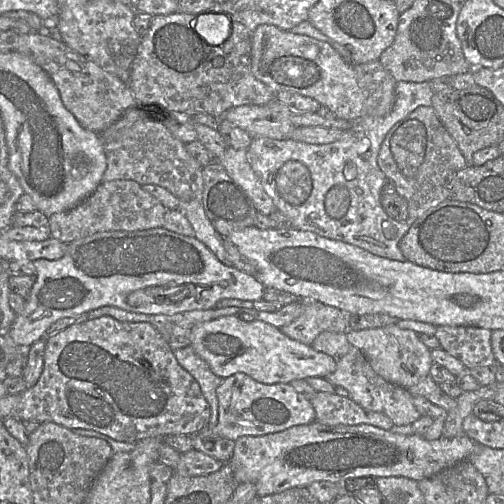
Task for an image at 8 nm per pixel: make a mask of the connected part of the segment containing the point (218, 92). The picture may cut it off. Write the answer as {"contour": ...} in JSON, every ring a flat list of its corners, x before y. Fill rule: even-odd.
{"contour":[[175,12,151,18,148,33,141,37,130,69,128,85,140,106,157,105,166,114,177,112,189,117,210,114,221,118,231,108,242,105,266,105,276,93,257,79,251,68,252,33,246,26,226,14]]}

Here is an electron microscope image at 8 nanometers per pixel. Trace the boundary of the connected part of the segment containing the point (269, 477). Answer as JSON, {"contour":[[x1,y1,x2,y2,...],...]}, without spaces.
{"contour":[[315,421,263,436,240,437,235,440,233,455,225,464,231,466,237,484,253,483,258,497,277,494,294,487,307,487,315,481,337,483,344,493,344,482,350,478,402,476,415,481,429,478,467,460,474,446,475,442,466,434,454,438,426,440,417,434,403,435,370,424,328,426]]}

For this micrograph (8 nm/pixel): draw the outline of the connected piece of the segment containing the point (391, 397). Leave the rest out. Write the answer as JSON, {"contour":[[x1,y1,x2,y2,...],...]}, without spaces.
{"contour":[[321,332,311,347,316,351,328,354,336,362,336,370,326,376,325,380,335,386,345,388,349,393,348,397,363,408,387,415,395,425,412,424,420,418,421,414,414,406,409,390,390,383,378,375,366,356,348,341,346,333]]}

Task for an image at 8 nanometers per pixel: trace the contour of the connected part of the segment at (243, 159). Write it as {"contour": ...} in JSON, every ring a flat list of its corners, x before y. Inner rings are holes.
{"contour":[[228,148,222,158,215,161,219,161,228,175,241,186,259,213,269,216,277,210,273,200,265,192,259,177,252,169,246,149]]}

